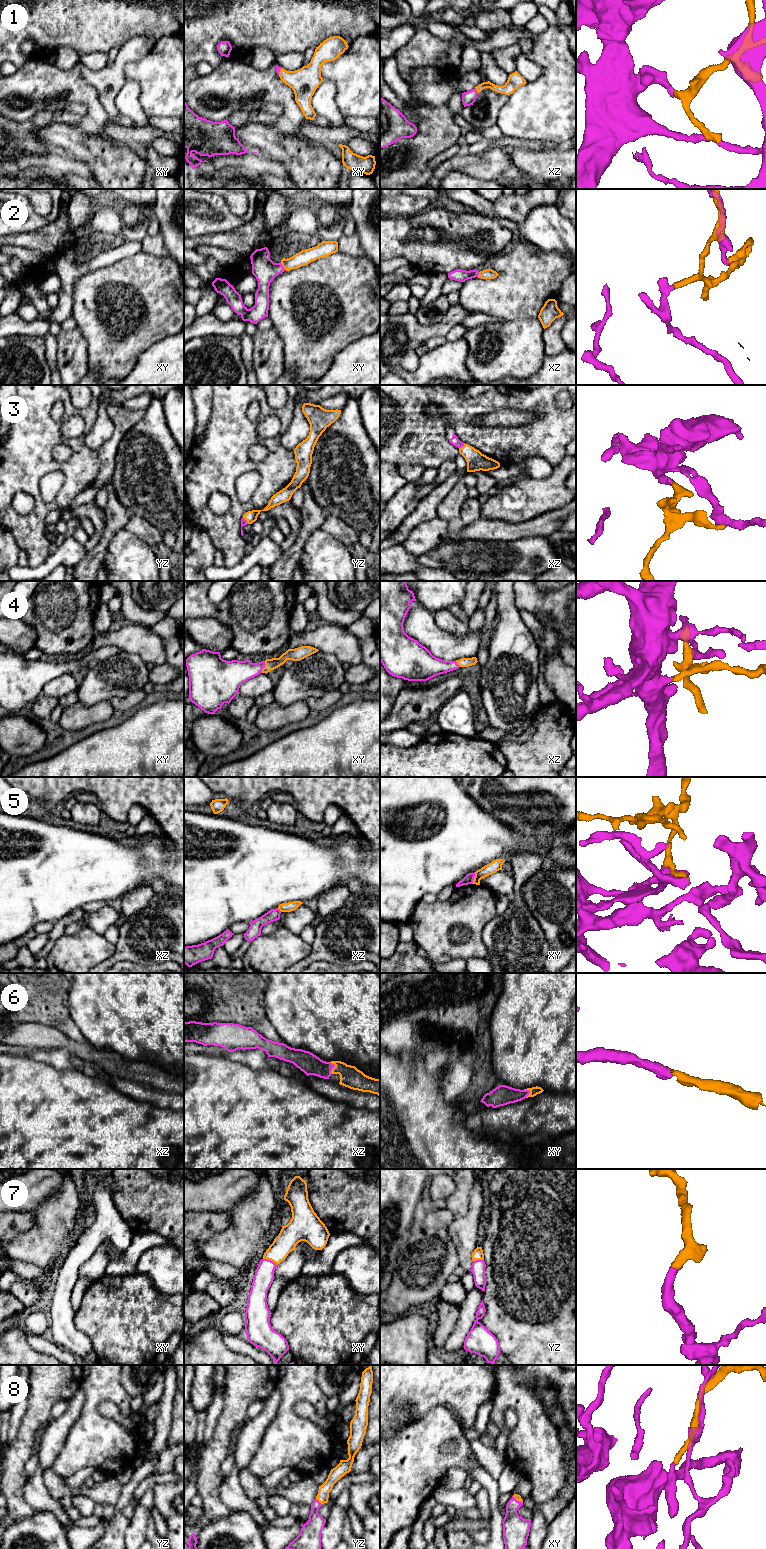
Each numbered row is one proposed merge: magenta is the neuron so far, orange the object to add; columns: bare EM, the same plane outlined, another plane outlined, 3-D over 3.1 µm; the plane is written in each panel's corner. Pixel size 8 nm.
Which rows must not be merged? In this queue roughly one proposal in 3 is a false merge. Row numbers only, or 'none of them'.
5

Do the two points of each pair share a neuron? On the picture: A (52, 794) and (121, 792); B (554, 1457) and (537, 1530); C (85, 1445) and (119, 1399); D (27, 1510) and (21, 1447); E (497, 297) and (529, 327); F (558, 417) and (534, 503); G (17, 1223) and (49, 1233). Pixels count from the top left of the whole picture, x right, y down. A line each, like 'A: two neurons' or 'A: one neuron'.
A: one neuron
B: two neurons
C: one neuron
D: one neuron
E: two neurons
F: two neurons
G: two neurons

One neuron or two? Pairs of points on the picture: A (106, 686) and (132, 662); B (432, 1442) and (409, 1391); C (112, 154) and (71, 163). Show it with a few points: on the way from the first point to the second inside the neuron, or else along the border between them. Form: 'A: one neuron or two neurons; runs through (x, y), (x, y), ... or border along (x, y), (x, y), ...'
A: one neuron; runs through (116, 686), (123, 686), (132, 677), (132, 672)
B: two neurons; border along (441, 1405), (431, 1407), (421, 1417), (400, 1429)
C: two neurons; border along (61, 152), (82, 160), (89, 167), (95, 178)

